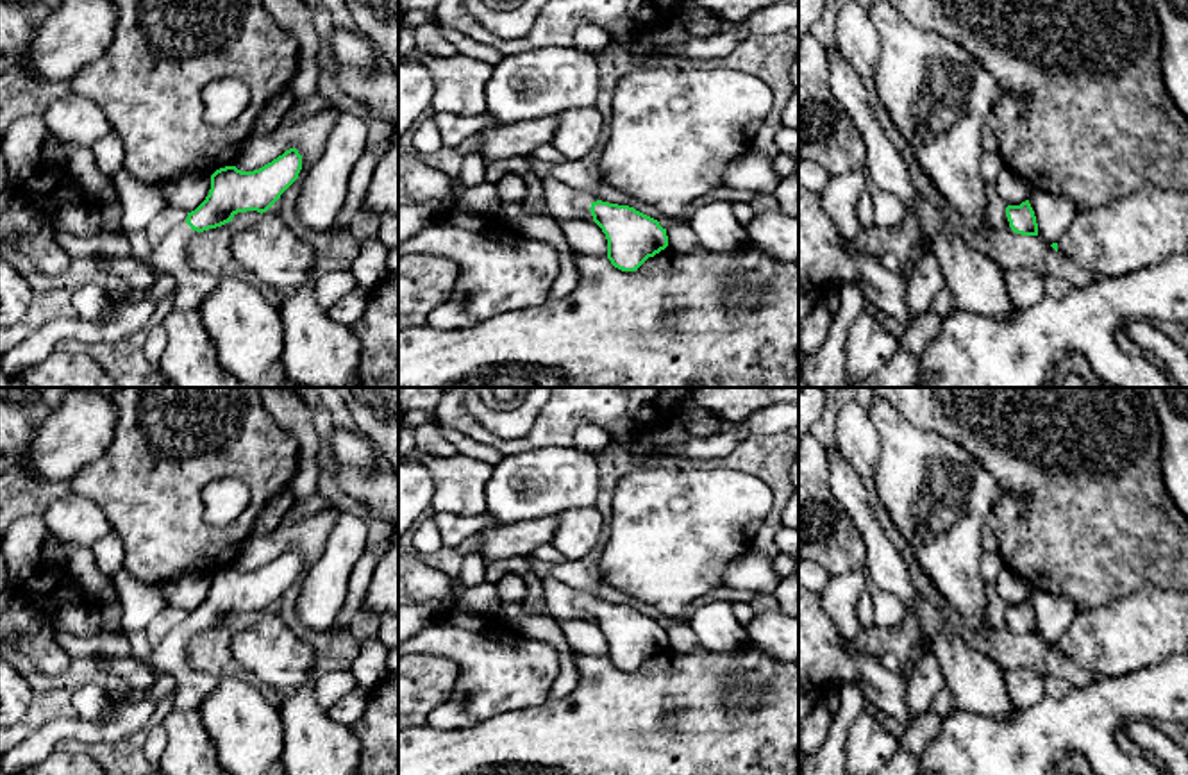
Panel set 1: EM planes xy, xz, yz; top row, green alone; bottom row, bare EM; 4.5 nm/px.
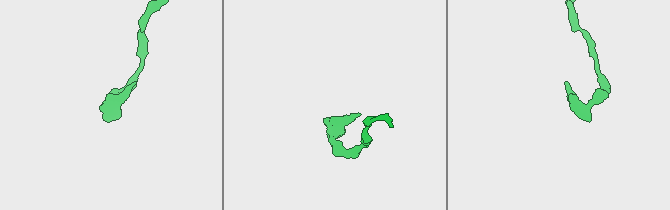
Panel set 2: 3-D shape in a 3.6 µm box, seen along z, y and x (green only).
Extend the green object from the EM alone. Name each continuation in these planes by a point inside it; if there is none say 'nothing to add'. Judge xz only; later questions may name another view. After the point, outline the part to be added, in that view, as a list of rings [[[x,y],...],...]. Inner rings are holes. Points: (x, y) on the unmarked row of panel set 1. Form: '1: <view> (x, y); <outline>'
1: xz (581, 600); [[[575,593],[575,595],[572,596],[572,602],[573,602],[573,605],[575,605],[577,609],[588,611],[588,609],[591,607],[591,600],[590,600],[590,596],[588,596],[586,593]]]

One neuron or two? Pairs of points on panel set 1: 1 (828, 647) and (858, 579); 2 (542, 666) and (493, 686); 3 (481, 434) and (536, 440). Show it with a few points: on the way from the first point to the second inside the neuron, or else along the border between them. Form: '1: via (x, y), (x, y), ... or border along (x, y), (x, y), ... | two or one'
1: border along (819, 593), (820, 604), (836, 631), (853, 645) | two
2: via (529, 666), (506, 674) | one
3: via (495, 441), (522, 443) | one

